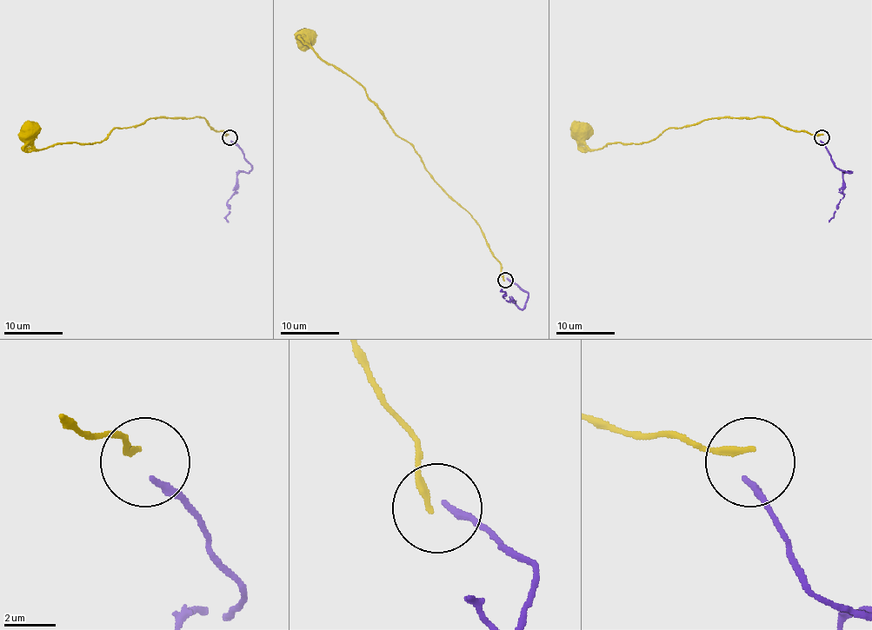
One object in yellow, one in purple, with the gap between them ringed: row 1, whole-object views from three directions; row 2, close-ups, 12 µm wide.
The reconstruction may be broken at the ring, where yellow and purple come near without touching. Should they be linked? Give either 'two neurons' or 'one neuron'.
two neurons

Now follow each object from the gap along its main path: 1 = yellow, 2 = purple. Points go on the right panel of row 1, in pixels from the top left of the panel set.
1: (821, 134), (788, 129), (761, 116), (709, 118), (652, 140), (599, 149), (589, 148), (580, 129)
2: (821, 140), (835, 167), (850, 172), (843, 174), (843, 197), (828, 222)

